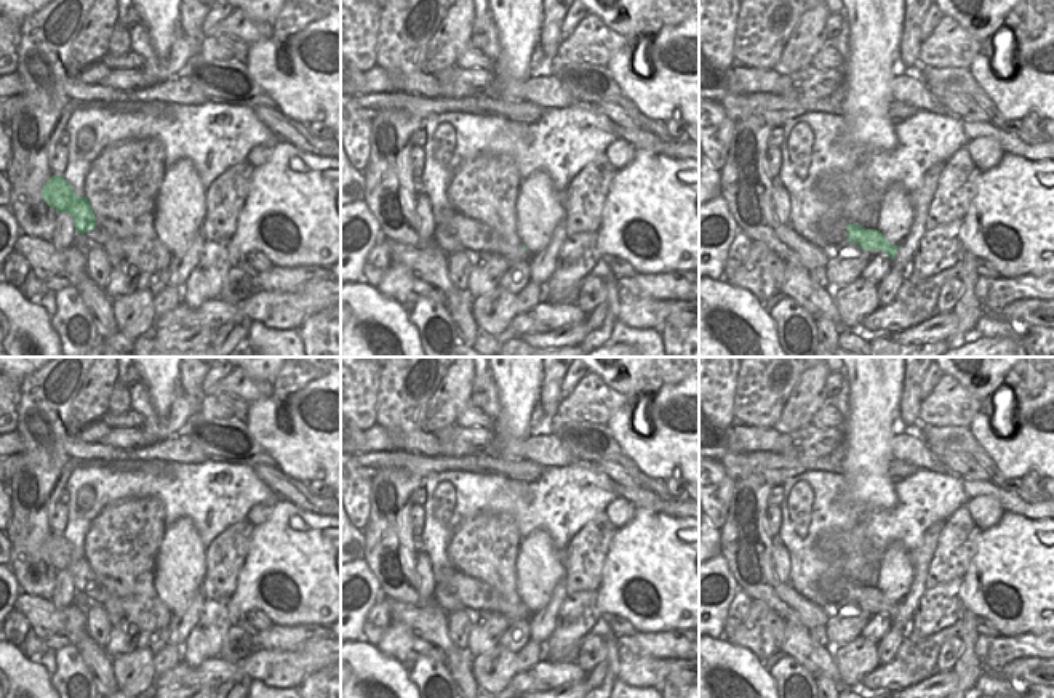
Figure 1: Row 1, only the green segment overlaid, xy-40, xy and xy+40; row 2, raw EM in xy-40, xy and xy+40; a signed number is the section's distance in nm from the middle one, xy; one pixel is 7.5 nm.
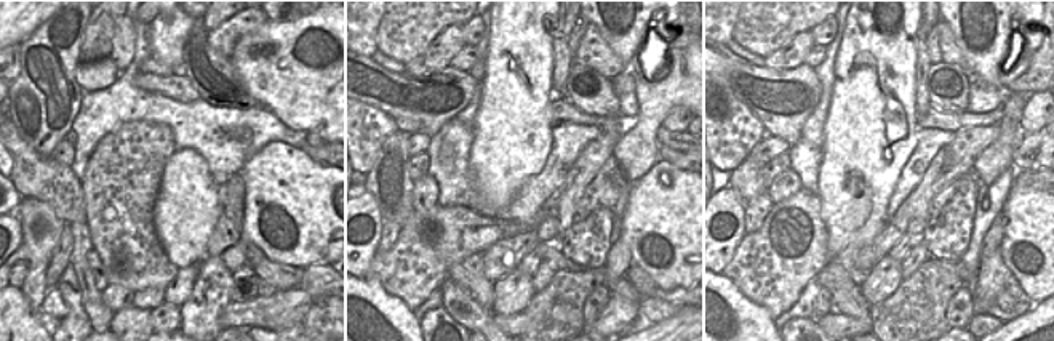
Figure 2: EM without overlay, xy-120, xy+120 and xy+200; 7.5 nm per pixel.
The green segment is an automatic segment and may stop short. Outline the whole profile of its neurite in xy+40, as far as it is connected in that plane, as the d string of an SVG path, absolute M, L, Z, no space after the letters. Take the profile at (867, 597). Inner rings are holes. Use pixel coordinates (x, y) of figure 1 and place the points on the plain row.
M848 583L846 589L849 592L846 600L856 600L862 608L884 608L891 618L896 615L899 605L888 600L880 589L859 583Z

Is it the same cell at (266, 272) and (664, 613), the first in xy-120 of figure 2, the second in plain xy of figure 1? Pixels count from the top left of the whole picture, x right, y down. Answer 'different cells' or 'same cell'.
different cells

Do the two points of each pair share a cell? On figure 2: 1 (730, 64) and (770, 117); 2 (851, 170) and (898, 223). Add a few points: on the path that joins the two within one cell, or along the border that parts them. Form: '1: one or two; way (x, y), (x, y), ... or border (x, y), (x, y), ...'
1: two; border (800, 106), (750, 109)
2: two; border (890, 218), (885, 228), (866, 247)

